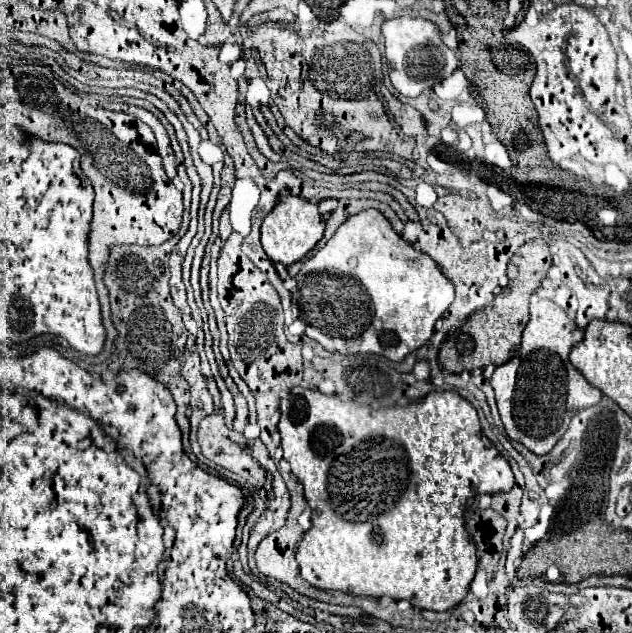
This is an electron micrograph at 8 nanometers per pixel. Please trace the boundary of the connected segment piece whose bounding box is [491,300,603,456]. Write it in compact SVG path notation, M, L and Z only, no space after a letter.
M537 300L531 304L531 318L523 330L519 352L507 364L497 366L491 376L507 436L539 456L547 454L557 444L579 410L595 406L603 396L569 362L569 352L581 338L583 330L561 306L551 300Z

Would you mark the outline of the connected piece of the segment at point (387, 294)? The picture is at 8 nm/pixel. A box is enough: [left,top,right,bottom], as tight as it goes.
[293,210,455,362]

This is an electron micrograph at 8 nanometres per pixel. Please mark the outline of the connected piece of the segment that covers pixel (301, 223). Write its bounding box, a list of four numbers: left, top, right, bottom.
[261,196,325,266]

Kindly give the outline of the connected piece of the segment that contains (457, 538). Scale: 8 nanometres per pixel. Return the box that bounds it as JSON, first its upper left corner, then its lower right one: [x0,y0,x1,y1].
[279,386,515,612]

